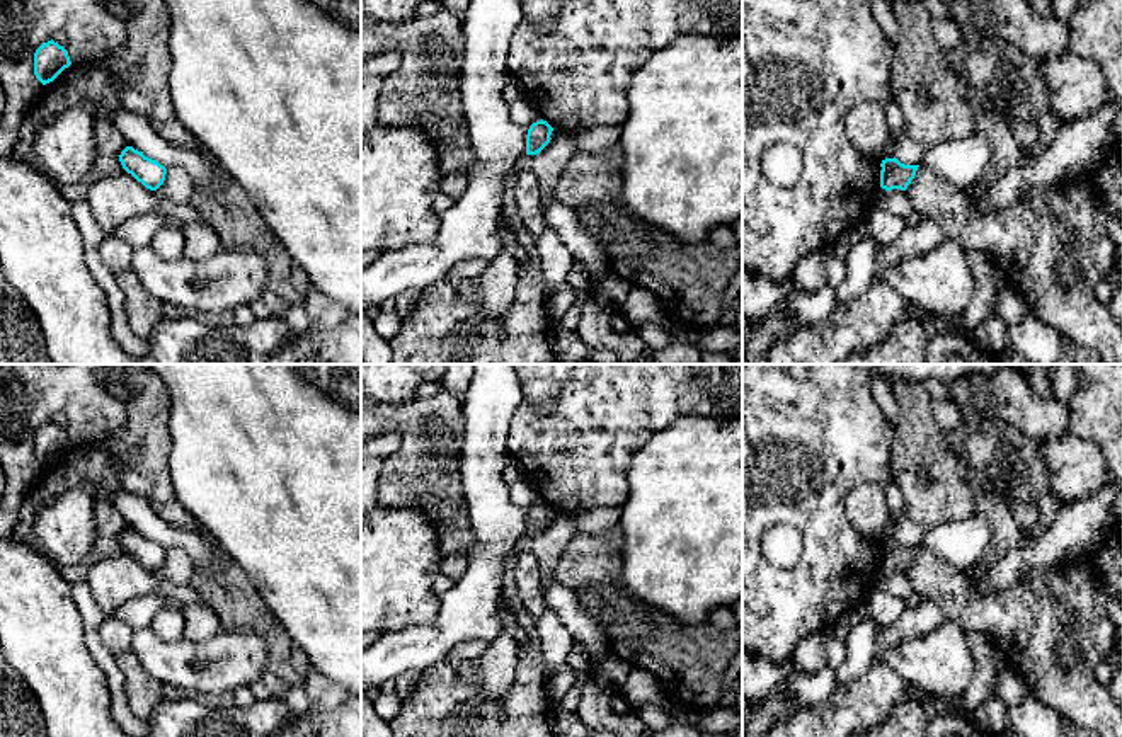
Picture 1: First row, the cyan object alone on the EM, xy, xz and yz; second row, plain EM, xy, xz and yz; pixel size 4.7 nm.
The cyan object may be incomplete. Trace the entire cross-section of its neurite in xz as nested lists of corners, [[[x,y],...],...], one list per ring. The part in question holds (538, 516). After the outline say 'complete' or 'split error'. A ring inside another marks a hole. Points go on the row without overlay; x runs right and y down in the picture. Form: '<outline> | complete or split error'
[[[536,502],[530,507],[526,516],[526,536],[540,534],[548,524],[553,509],[547,502]]] | complete

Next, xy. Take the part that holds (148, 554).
[[[133,528],[121,533],[119,543],[128,555],[150,572],[157,572],[165,562],[167,550]]] | complete

